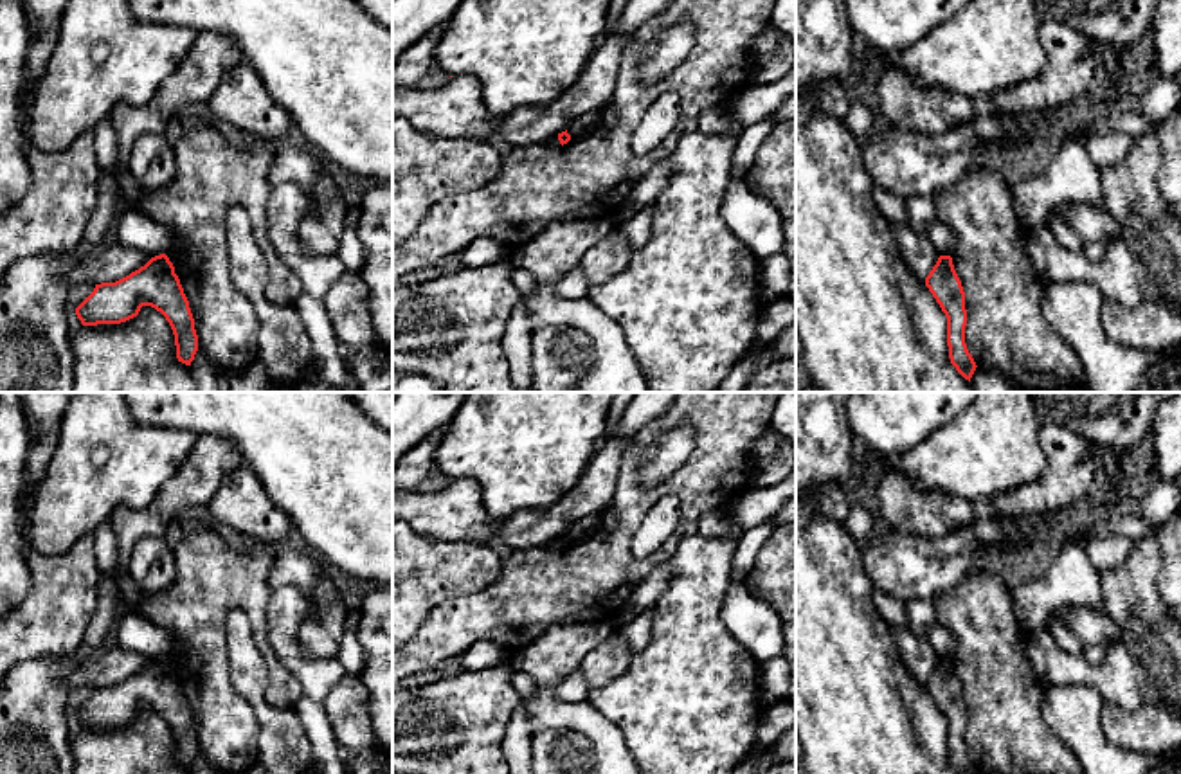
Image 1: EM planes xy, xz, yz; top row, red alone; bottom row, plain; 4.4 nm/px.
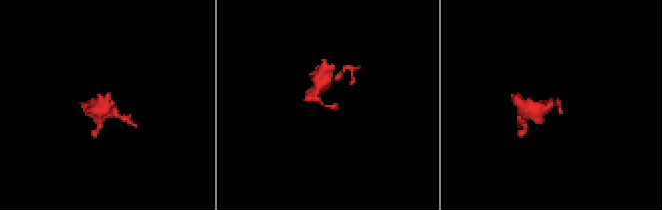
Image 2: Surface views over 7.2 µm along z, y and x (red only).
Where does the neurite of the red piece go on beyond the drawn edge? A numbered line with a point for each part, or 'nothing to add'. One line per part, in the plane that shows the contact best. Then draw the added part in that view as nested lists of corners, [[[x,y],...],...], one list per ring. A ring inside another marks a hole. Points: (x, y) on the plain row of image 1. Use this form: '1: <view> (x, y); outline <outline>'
nothing to add

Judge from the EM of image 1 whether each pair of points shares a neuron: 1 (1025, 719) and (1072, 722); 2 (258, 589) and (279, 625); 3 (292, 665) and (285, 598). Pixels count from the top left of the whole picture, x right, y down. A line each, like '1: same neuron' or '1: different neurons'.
1: different neurons
2: different neurons
3: same neuron

